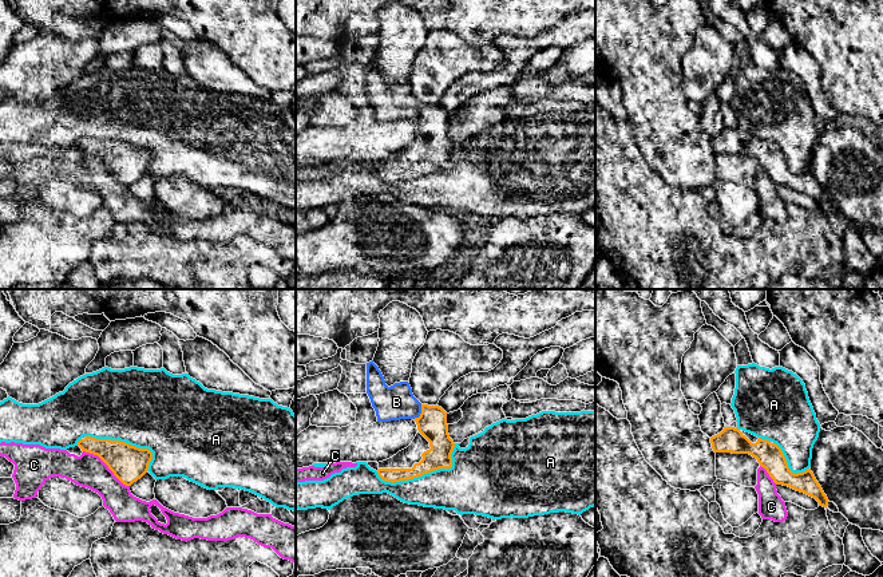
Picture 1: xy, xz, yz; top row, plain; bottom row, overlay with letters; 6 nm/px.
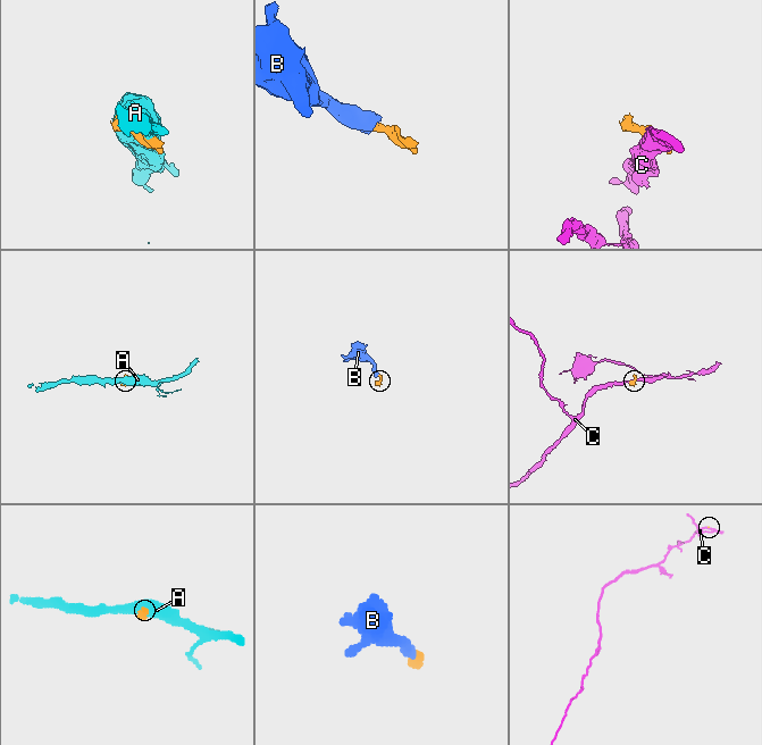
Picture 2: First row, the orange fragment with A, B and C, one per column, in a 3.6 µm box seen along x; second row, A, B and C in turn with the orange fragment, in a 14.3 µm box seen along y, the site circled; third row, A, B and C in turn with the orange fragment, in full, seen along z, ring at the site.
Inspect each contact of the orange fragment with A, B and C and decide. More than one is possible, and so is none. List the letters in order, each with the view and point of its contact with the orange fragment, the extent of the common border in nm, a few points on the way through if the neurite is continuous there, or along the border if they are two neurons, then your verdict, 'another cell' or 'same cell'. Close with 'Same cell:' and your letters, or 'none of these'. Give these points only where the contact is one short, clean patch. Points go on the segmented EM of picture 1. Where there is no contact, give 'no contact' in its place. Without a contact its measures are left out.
A: xz (424, 473) | 500 nm | another cell
B: xz (422, 413) | 110 nm | across xz (432, 425), (422, 413), (396, 402) | same cell
C: xy (107, 465) | 360 nm | another cell
Same cell: B

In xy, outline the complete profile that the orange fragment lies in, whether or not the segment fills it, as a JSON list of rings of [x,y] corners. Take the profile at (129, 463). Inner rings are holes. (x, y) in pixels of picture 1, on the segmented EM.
[[[86,436],[78,442],[82,451],[98,455],[126,486],[131,486],[149,470],[153,452],[126,442]]]

